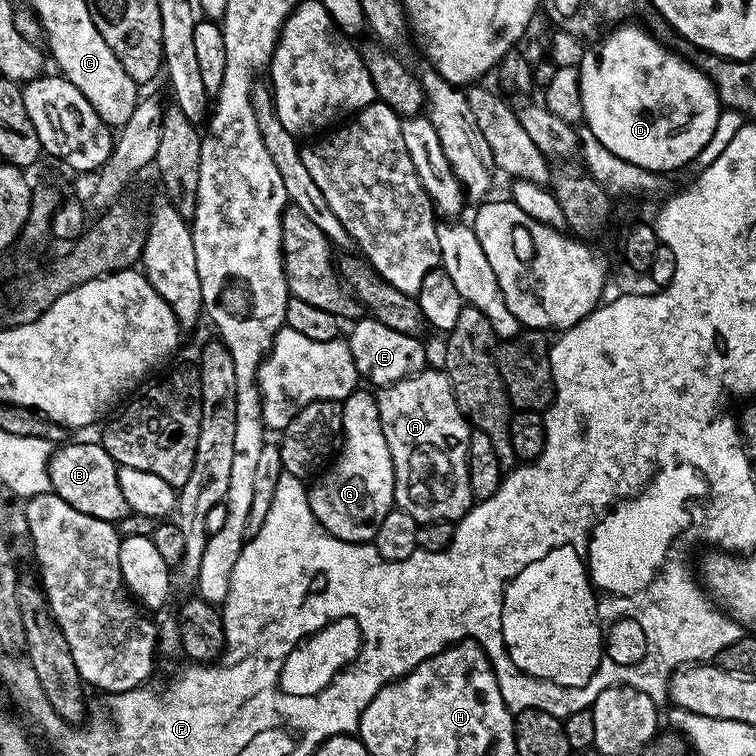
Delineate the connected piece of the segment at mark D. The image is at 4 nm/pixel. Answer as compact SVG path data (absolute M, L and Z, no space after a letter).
M625 22L609 31L603 37L604 45L600 48L600 56L592 50L585 51L584 57L579 62L580 69L580 93L582 94L582 110L584 111L583 123L588 124L588 128L592 131L591 139L597 144L606 146L606 150L610 150L610 154L618 154L618 158L626 158L626 162L634 162L634 166L638 166L648 174L665 174L664 172L672 172L675 168L687 169L691 160L702 150L706 142L710 140L710 136L714 133L714 128L718 123L719 114L722 109L720 96L716 93L716 88L712 84L711 78L697 68L691 59L683 60L676 52L671 52L664 44L659 44L657 37L653 35L647 27L635 28L632 22Z

